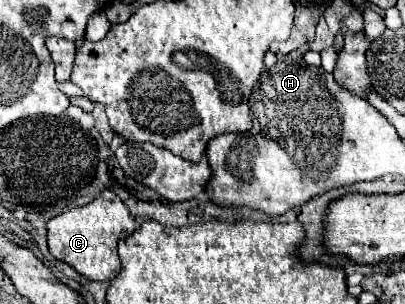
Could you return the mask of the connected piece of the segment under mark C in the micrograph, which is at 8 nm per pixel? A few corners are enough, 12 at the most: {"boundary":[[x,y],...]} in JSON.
{"boundary":[[111,190],[47,222],[49,252],[111,282],[135,218]]}

